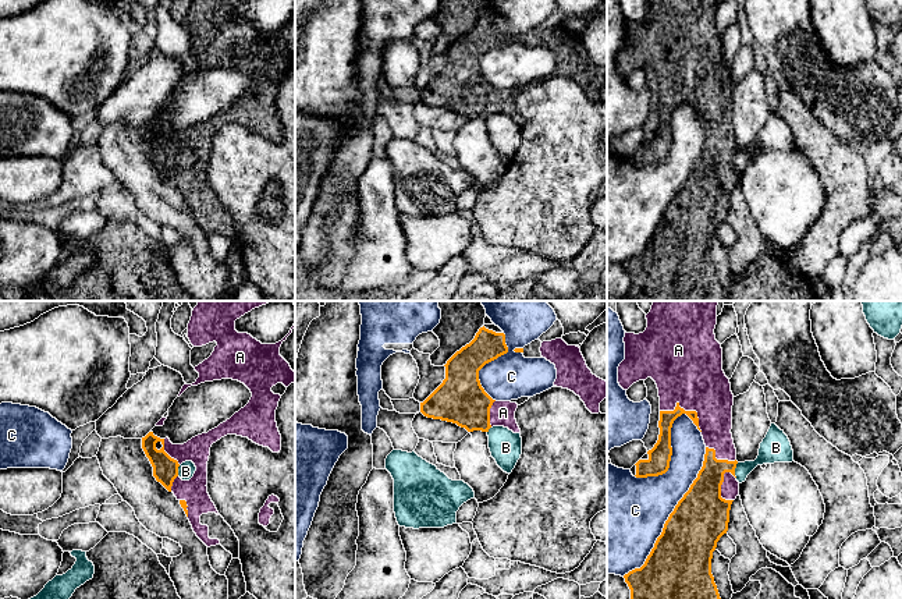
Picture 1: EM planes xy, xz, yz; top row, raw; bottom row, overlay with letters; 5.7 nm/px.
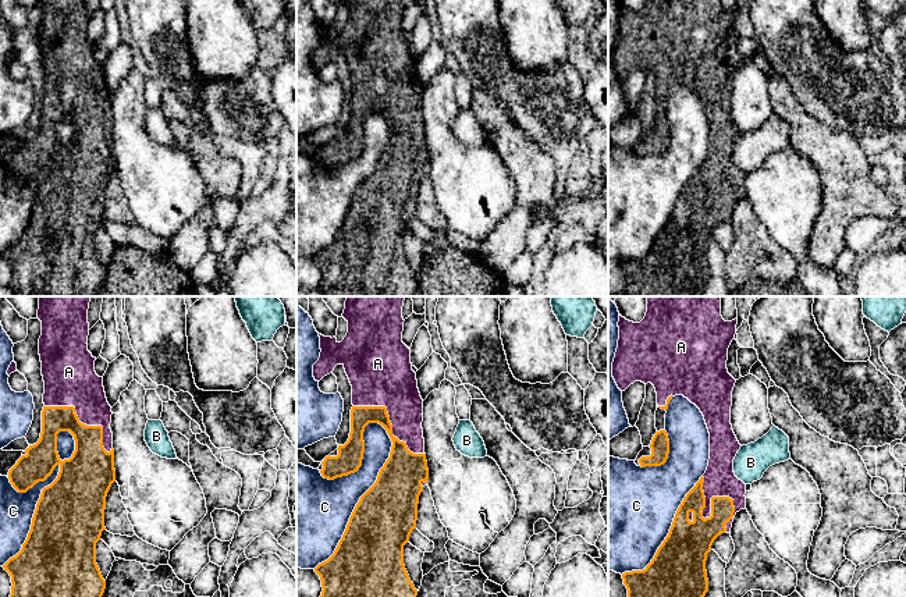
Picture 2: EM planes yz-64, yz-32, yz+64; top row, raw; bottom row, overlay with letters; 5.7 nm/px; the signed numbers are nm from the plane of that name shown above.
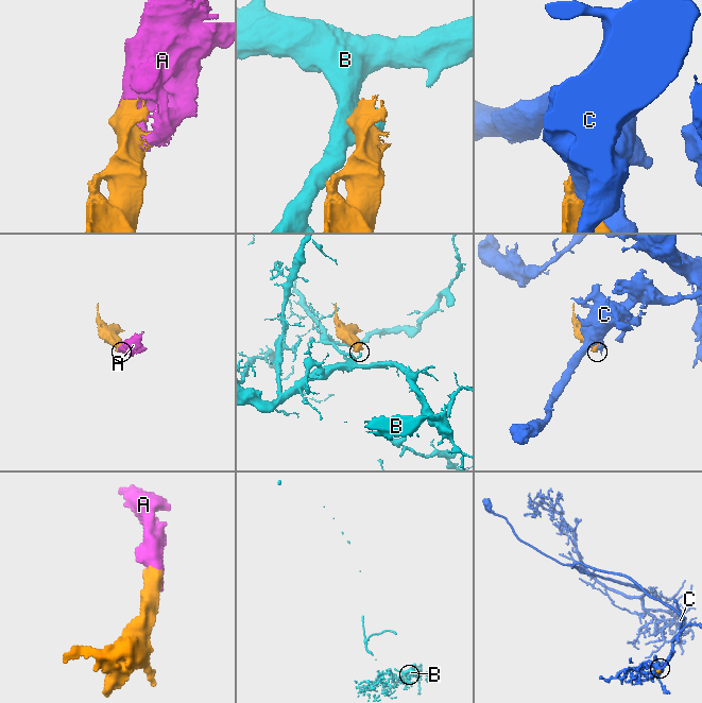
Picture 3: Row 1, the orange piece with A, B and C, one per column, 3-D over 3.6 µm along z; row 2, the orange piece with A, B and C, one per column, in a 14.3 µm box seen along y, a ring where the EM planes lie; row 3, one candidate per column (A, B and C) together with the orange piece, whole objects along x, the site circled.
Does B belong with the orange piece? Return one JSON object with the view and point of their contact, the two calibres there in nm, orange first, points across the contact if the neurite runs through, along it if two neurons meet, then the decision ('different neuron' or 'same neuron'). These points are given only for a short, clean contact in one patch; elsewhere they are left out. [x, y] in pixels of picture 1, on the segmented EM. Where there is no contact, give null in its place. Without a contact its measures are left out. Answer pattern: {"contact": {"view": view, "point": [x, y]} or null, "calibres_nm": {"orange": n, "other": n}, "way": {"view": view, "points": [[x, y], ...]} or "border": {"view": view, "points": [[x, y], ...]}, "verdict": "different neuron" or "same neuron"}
{"contact": {"view": "yz", "point": [734, 470]}, "calibres_nm": {"orange": 220, "other": 150}, "border": {"view": "yz", "points": [[738, 463], [735, 477]]}, "verdict": "different neuron"}

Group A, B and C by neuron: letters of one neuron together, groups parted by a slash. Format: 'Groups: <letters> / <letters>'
Groups: A / B / C

